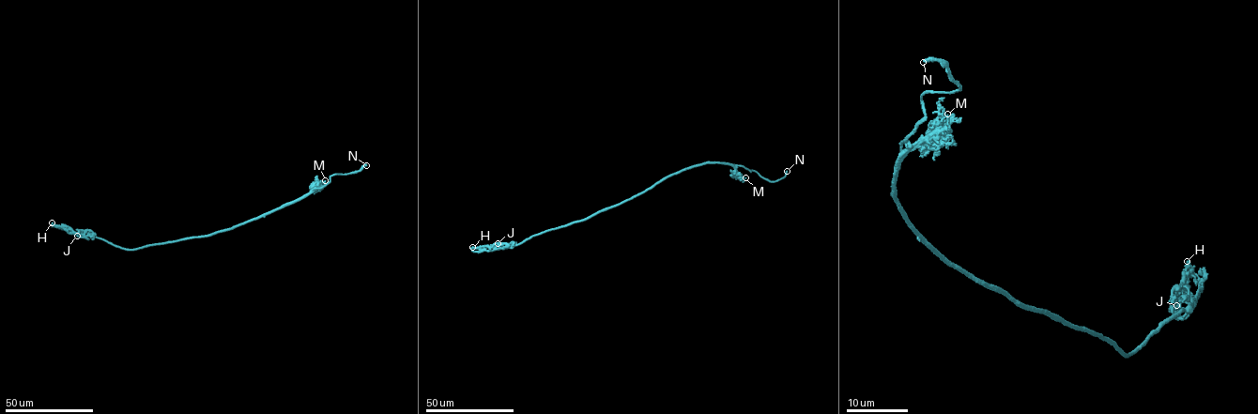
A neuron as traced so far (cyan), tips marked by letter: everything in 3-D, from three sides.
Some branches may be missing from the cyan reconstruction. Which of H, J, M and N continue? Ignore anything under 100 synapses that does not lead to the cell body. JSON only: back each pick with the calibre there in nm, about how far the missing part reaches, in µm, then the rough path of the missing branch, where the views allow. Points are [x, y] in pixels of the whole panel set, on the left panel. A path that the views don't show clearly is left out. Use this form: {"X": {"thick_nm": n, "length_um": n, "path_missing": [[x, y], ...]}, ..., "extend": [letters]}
{"N": {"thick_nm": 420, "length_um": 5}, "extend": ["N"]}

